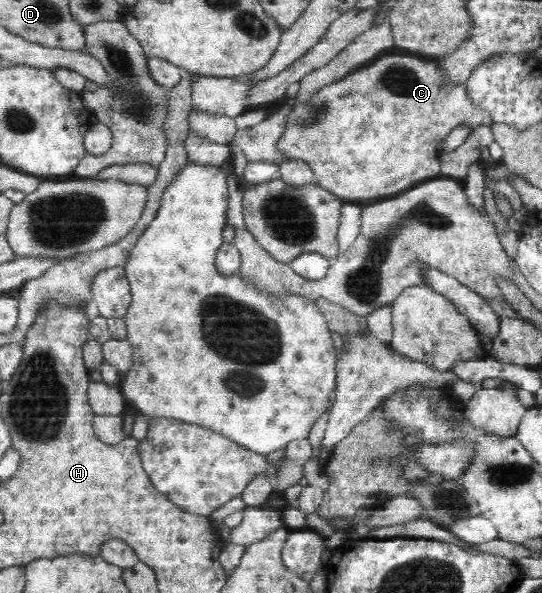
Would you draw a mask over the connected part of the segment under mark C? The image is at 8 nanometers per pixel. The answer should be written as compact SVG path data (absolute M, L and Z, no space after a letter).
M391 54L390 56L378 57L377 60L369 63L363 68L354 70L352 73L346 74L346 77L340 78L338 81L332 82L327 86L319 89L306 103L297 101L286 116L285 130L276 142L276 149L280 150L282 156L287 156L287 160L301 160L309 163L311 169L315 173L315 183L319 187L325 187L325 190L337 196L339 199L347 203L355 204L371 204L377 203L381 199L398 195L400 192L413 187L417 183L421 183L426 179L433 179L440 175L439 157L441 152L438 151L438 144L445 140L445 137L460 124L469 125L473 128L479 125L492 126L493 122L489 113L483 110L479 105L467 96L466 85L450 84L449 76L442 72L442 66L436 64L436 61L425 62L423 58L416 56L399 56L399 54Z

